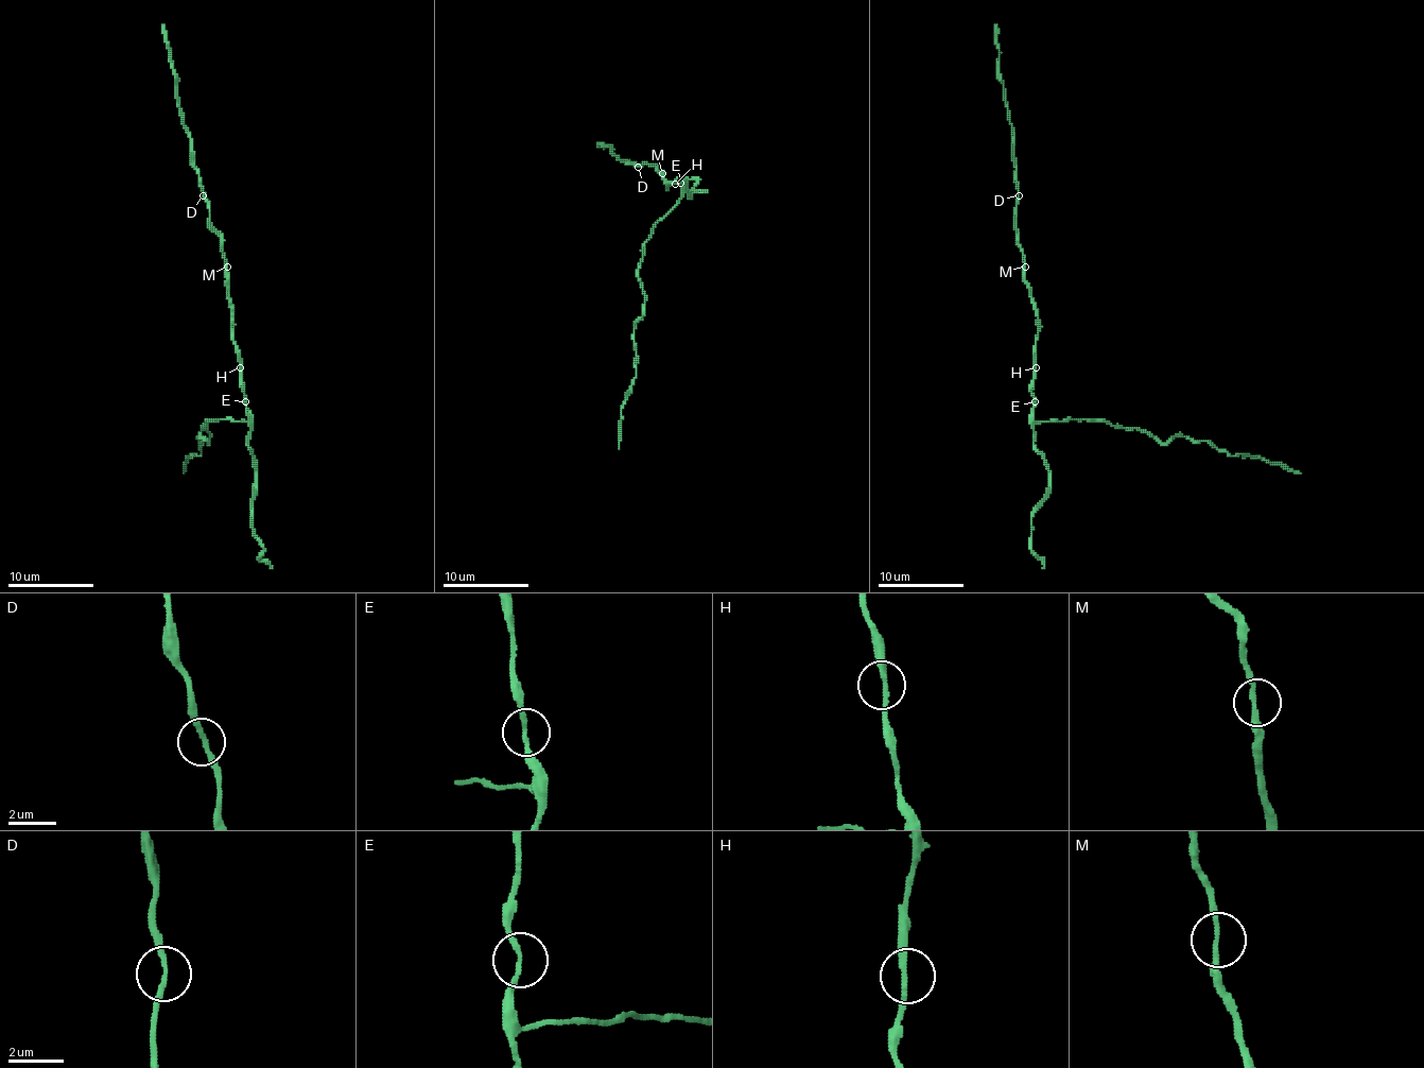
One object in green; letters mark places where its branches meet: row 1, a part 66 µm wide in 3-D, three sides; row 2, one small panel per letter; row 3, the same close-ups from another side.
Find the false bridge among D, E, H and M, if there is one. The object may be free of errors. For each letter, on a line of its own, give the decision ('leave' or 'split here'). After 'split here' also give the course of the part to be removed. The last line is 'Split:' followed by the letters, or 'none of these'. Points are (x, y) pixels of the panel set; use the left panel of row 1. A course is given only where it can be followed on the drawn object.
D: leave
E: leave
H: leave
M: leave
Split: none of these

